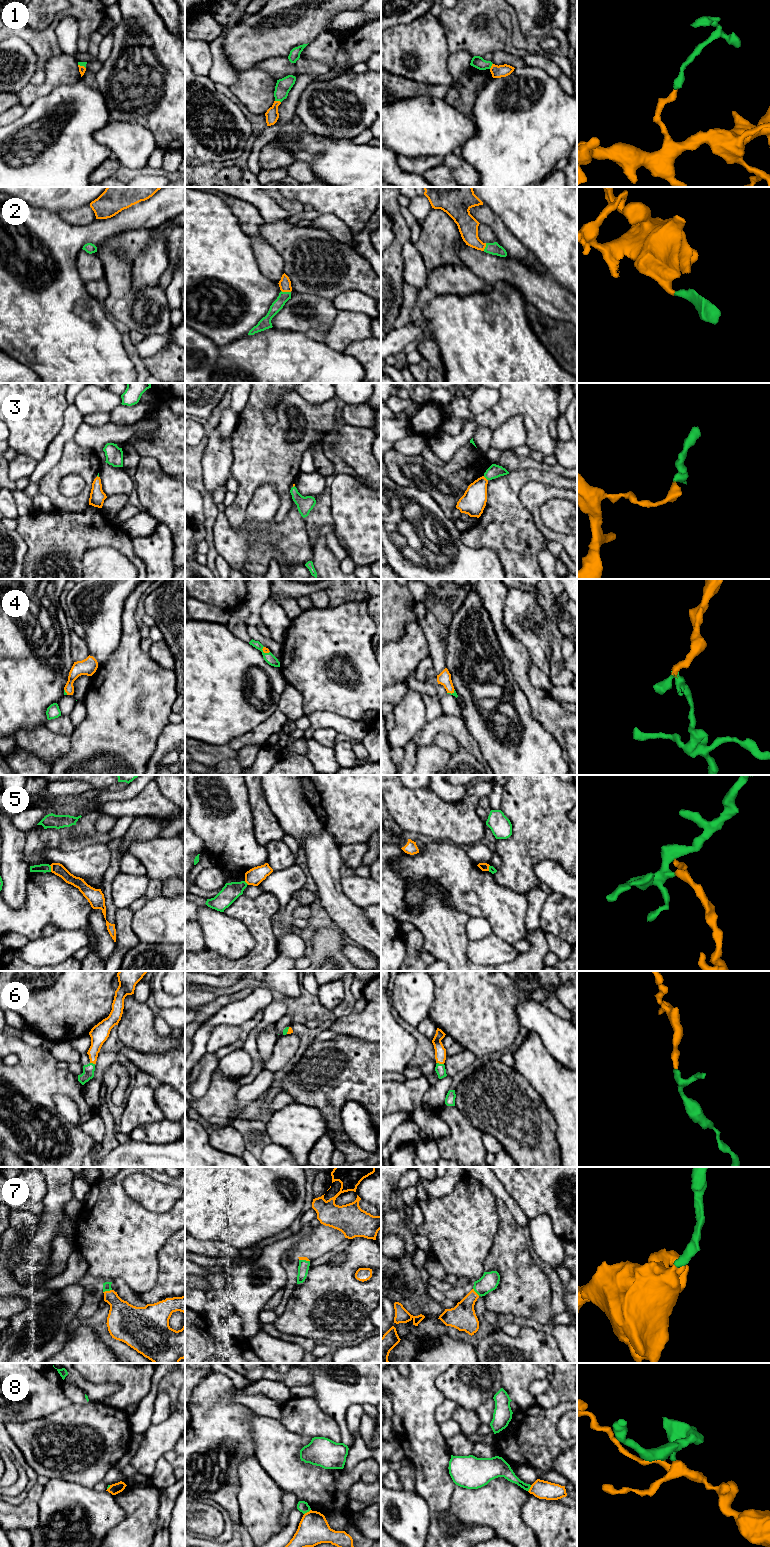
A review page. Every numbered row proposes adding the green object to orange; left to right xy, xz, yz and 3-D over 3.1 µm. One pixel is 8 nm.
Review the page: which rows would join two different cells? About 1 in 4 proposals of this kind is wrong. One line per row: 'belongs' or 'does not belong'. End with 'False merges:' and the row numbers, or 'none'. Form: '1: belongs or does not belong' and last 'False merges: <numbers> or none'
1: belongs
2: belongs
3: belongs
4: belongs
5: does not belong
6: belongs
7: belongs
8: does not belong
False merges: 5, 8

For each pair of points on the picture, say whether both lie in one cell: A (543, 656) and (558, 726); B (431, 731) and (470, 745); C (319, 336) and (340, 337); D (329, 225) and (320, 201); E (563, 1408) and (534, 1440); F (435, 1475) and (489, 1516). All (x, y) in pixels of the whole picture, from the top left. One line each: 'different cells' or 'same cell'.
A: different cells
B: same cell
C: different cells
D: different cells
E: same cell
F: different cells

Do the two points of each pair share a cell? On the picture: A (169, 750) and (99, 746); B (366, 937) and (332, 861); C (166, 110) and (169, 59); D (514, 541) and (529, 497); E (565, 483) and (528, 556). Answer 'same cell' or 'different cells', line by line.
A: different cells
B: same cell
C: same cell
D: different cells
E: same cell

